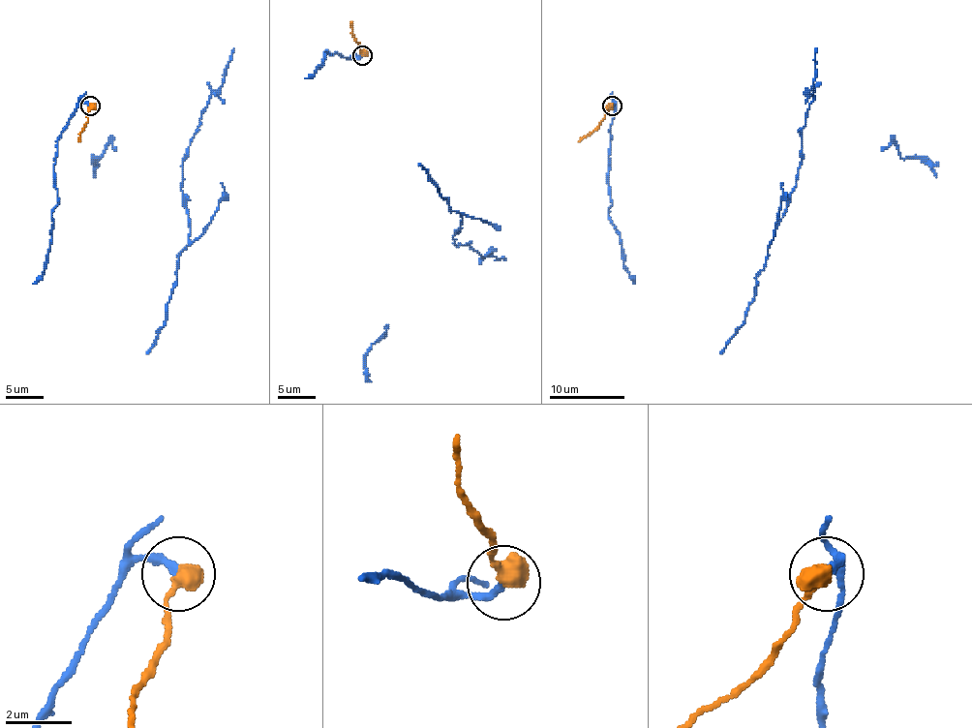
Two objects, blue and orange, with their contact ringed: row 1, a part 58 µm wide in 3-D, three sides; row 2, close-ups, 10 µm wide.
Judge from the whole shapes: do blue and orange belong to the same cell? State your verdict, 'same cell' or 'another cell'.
another cell

